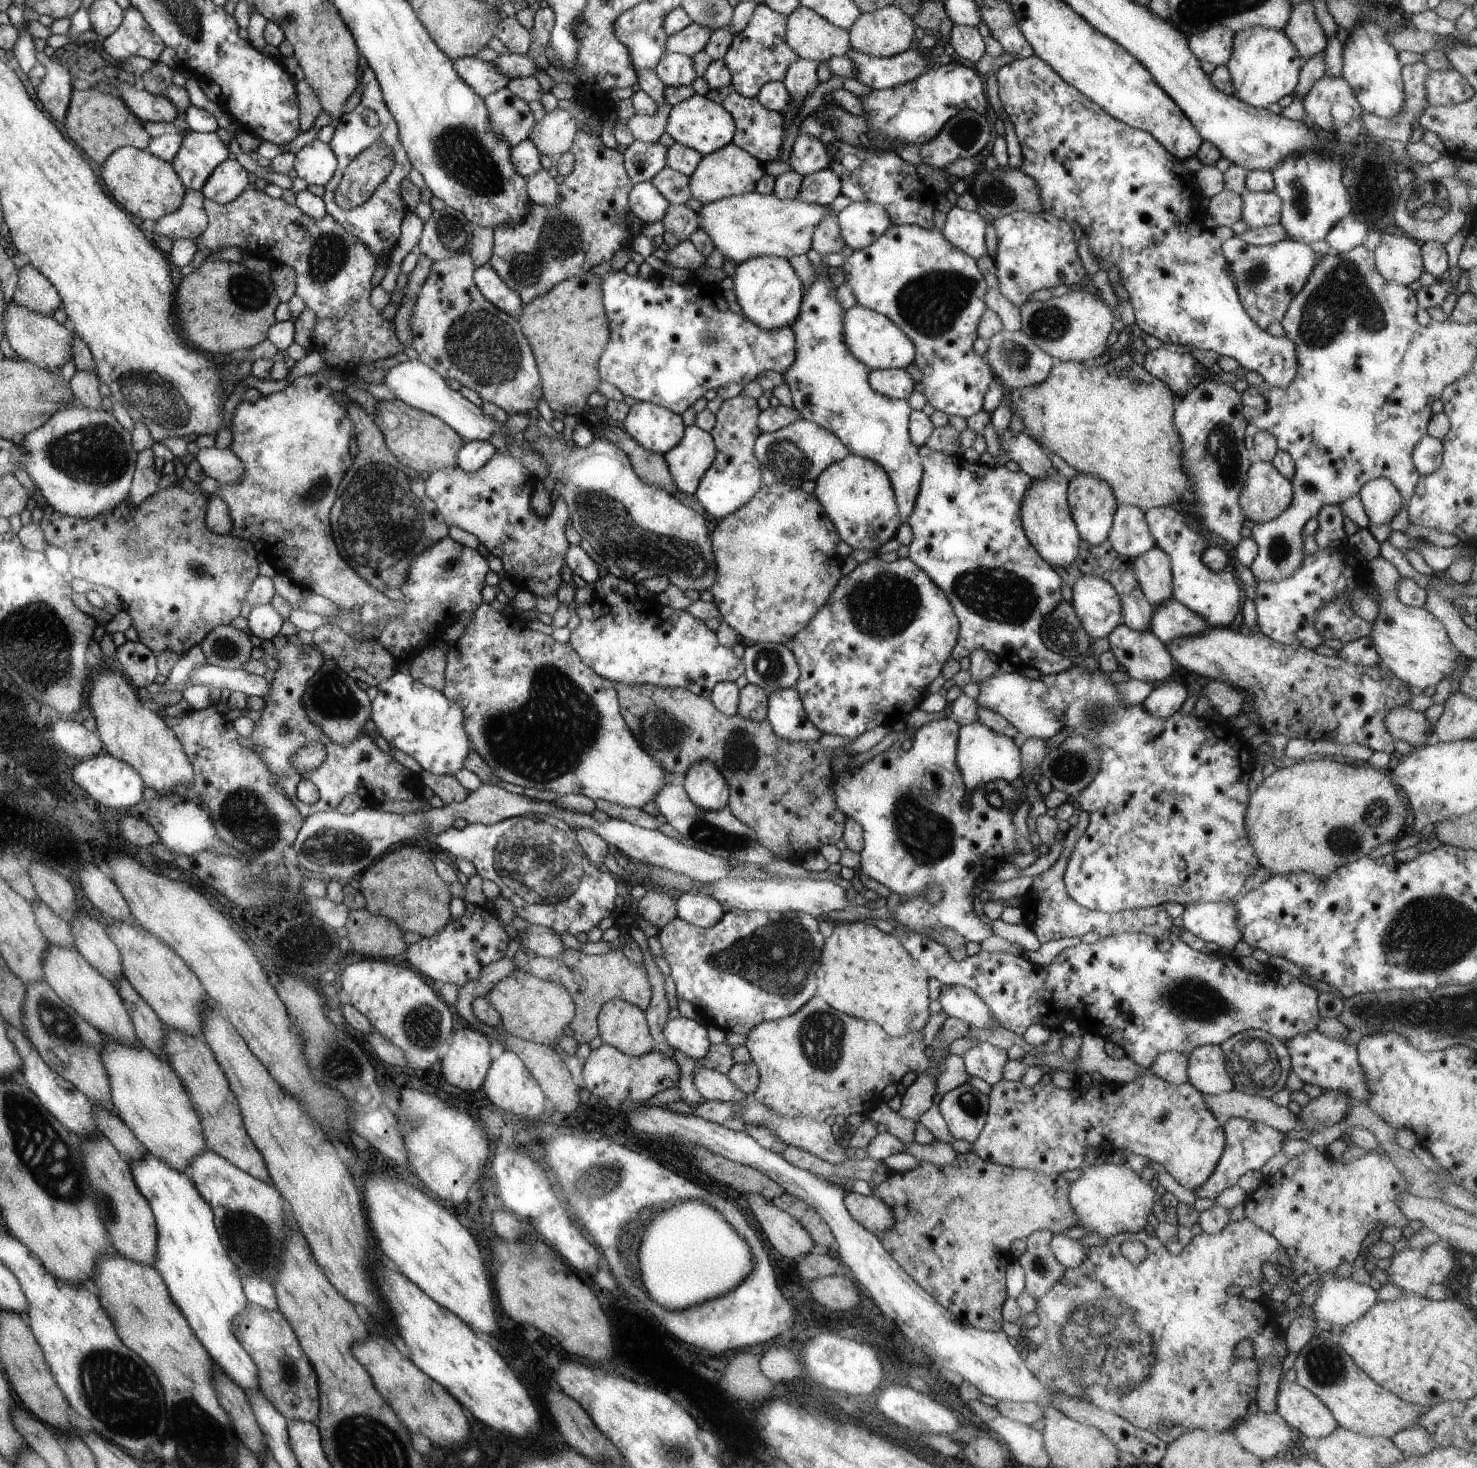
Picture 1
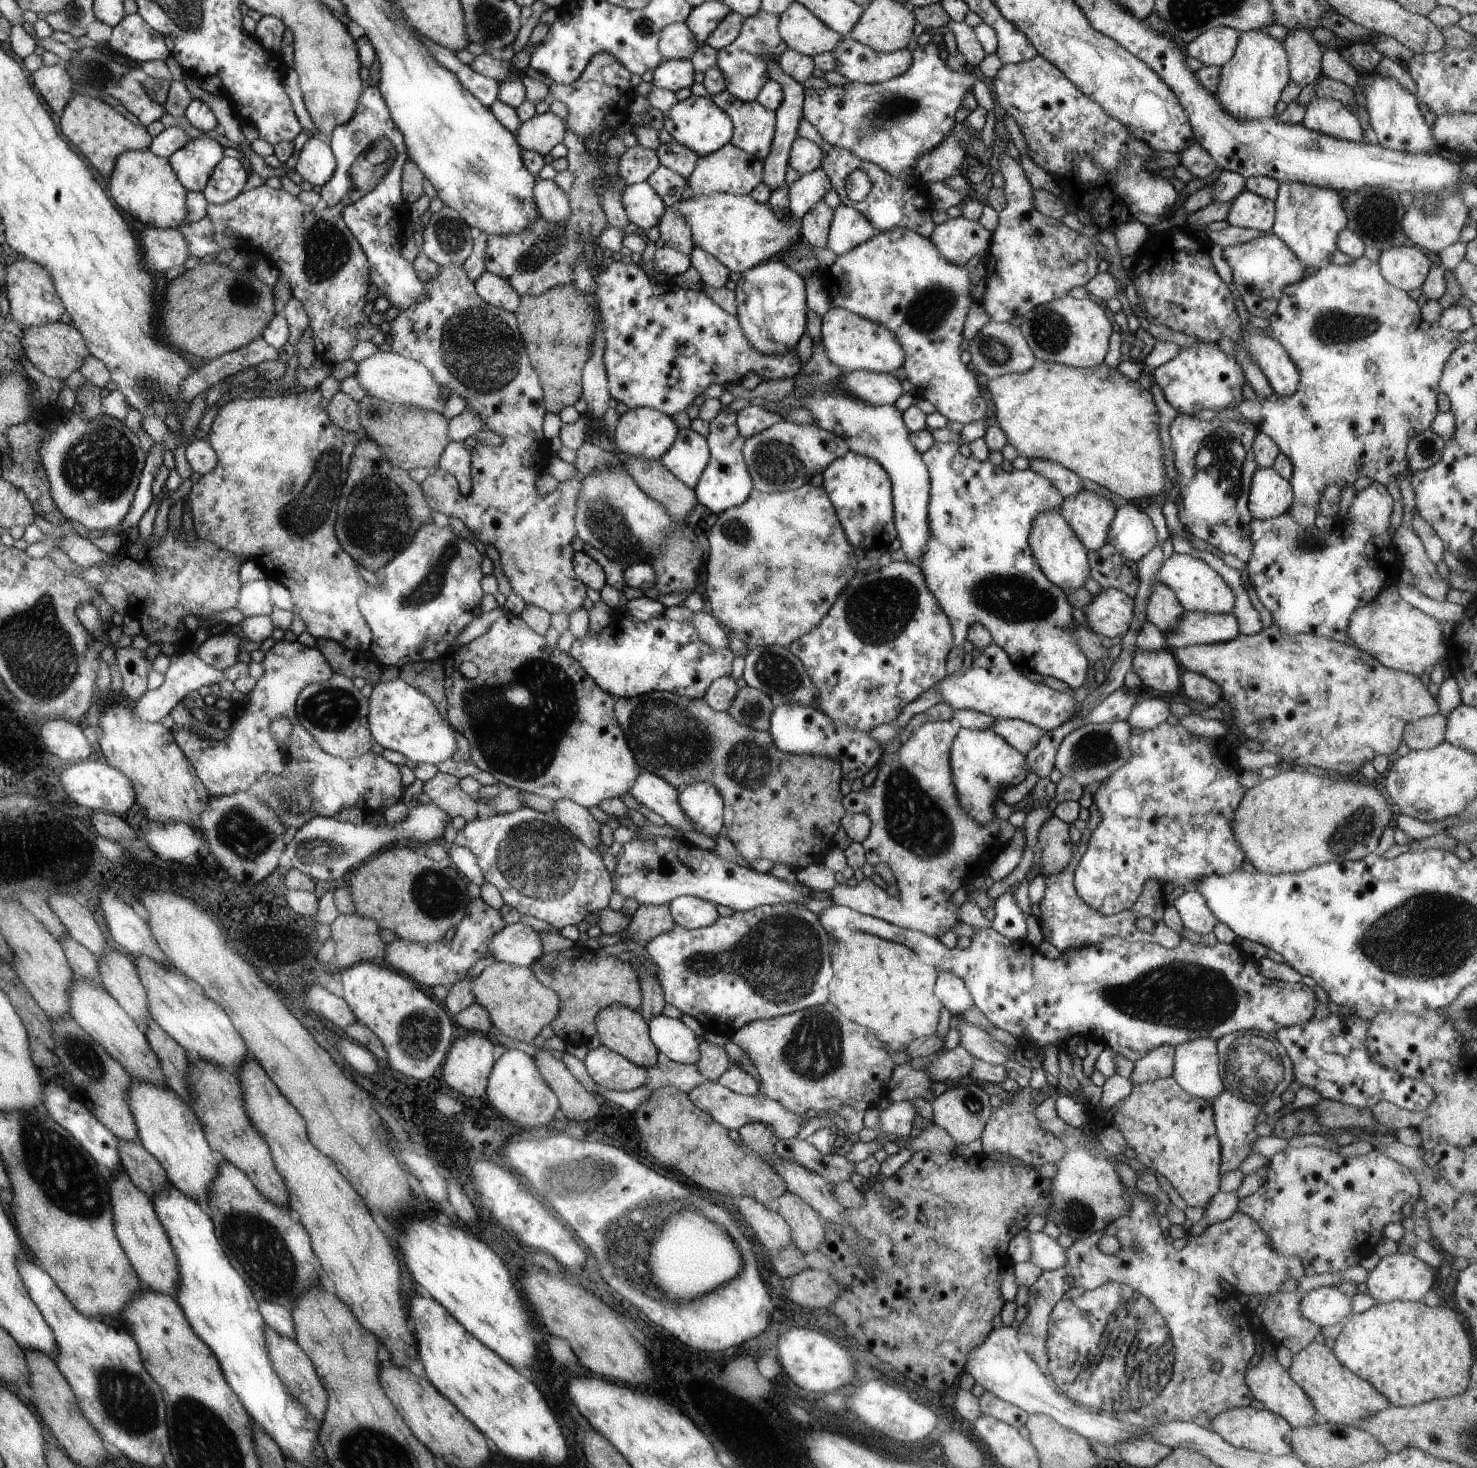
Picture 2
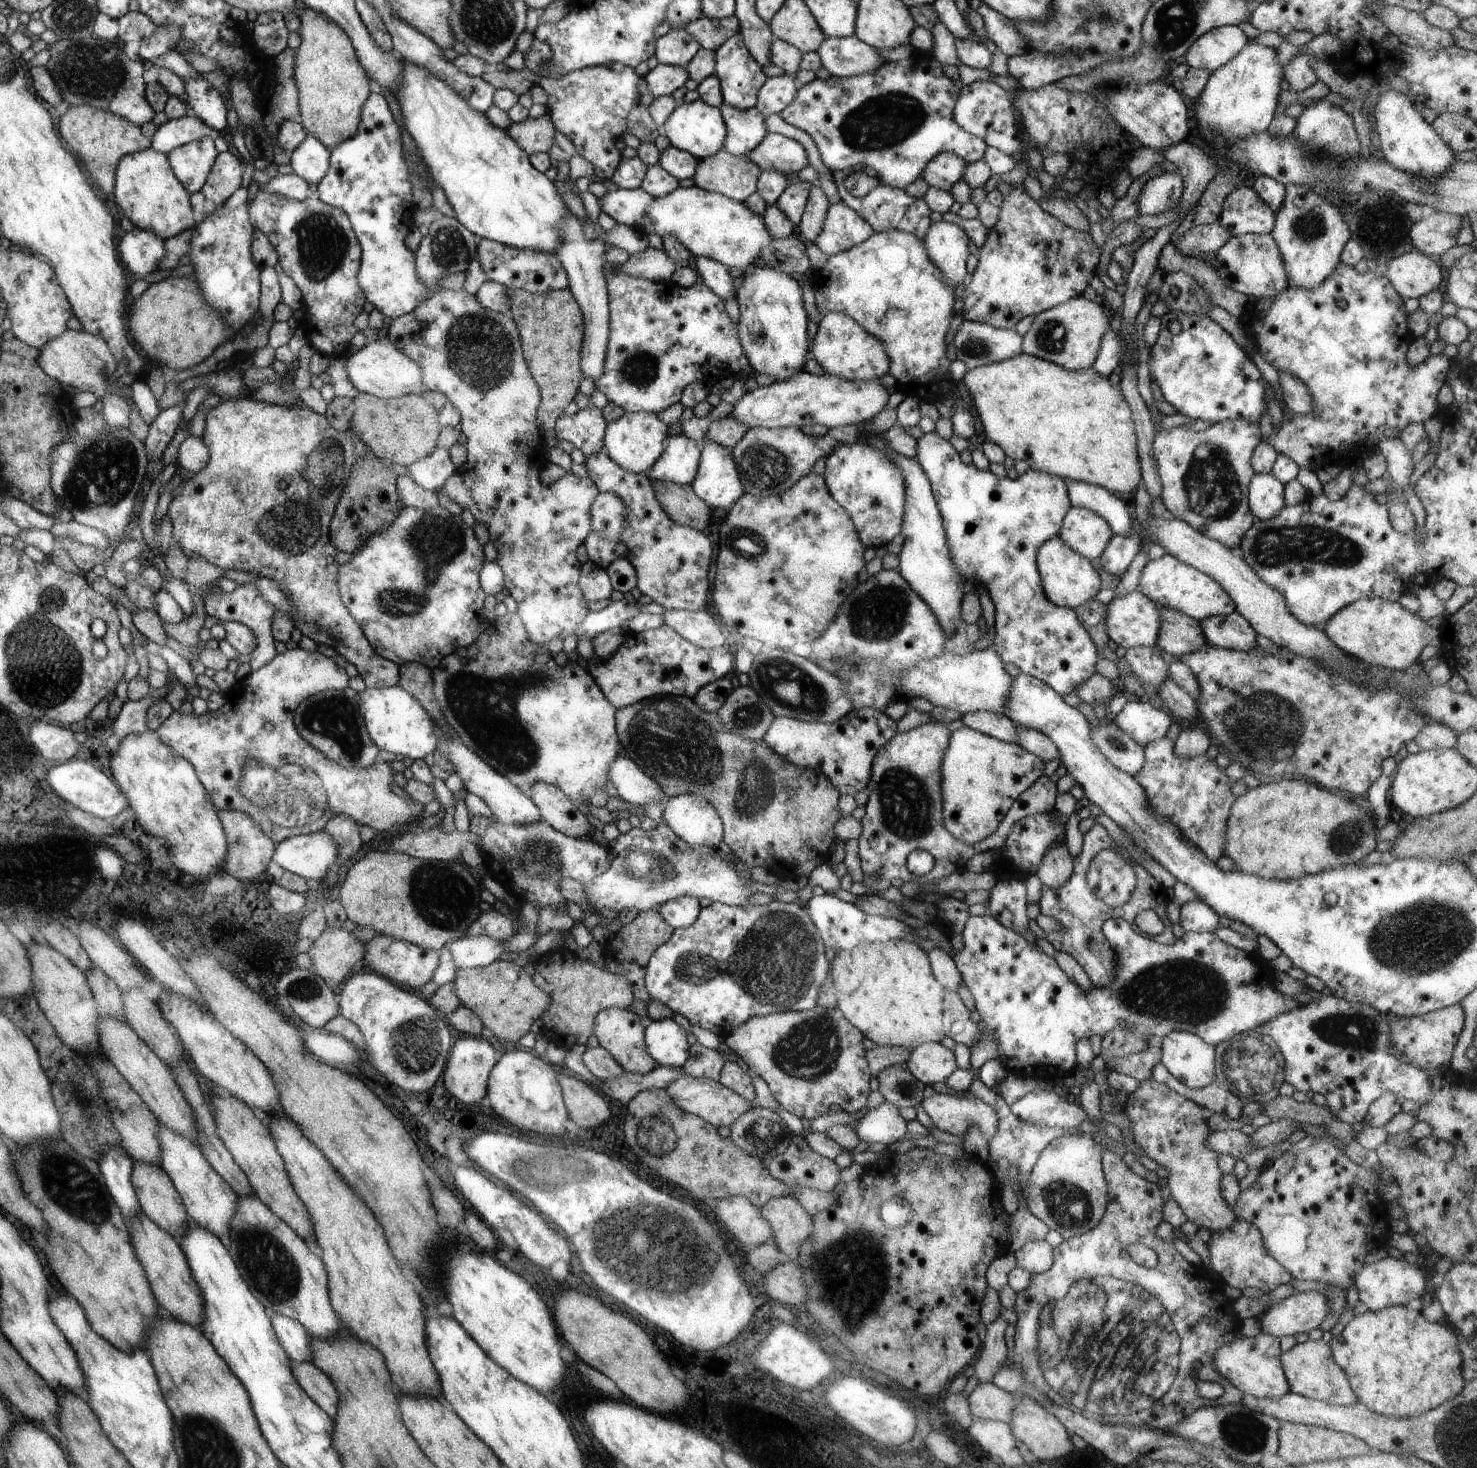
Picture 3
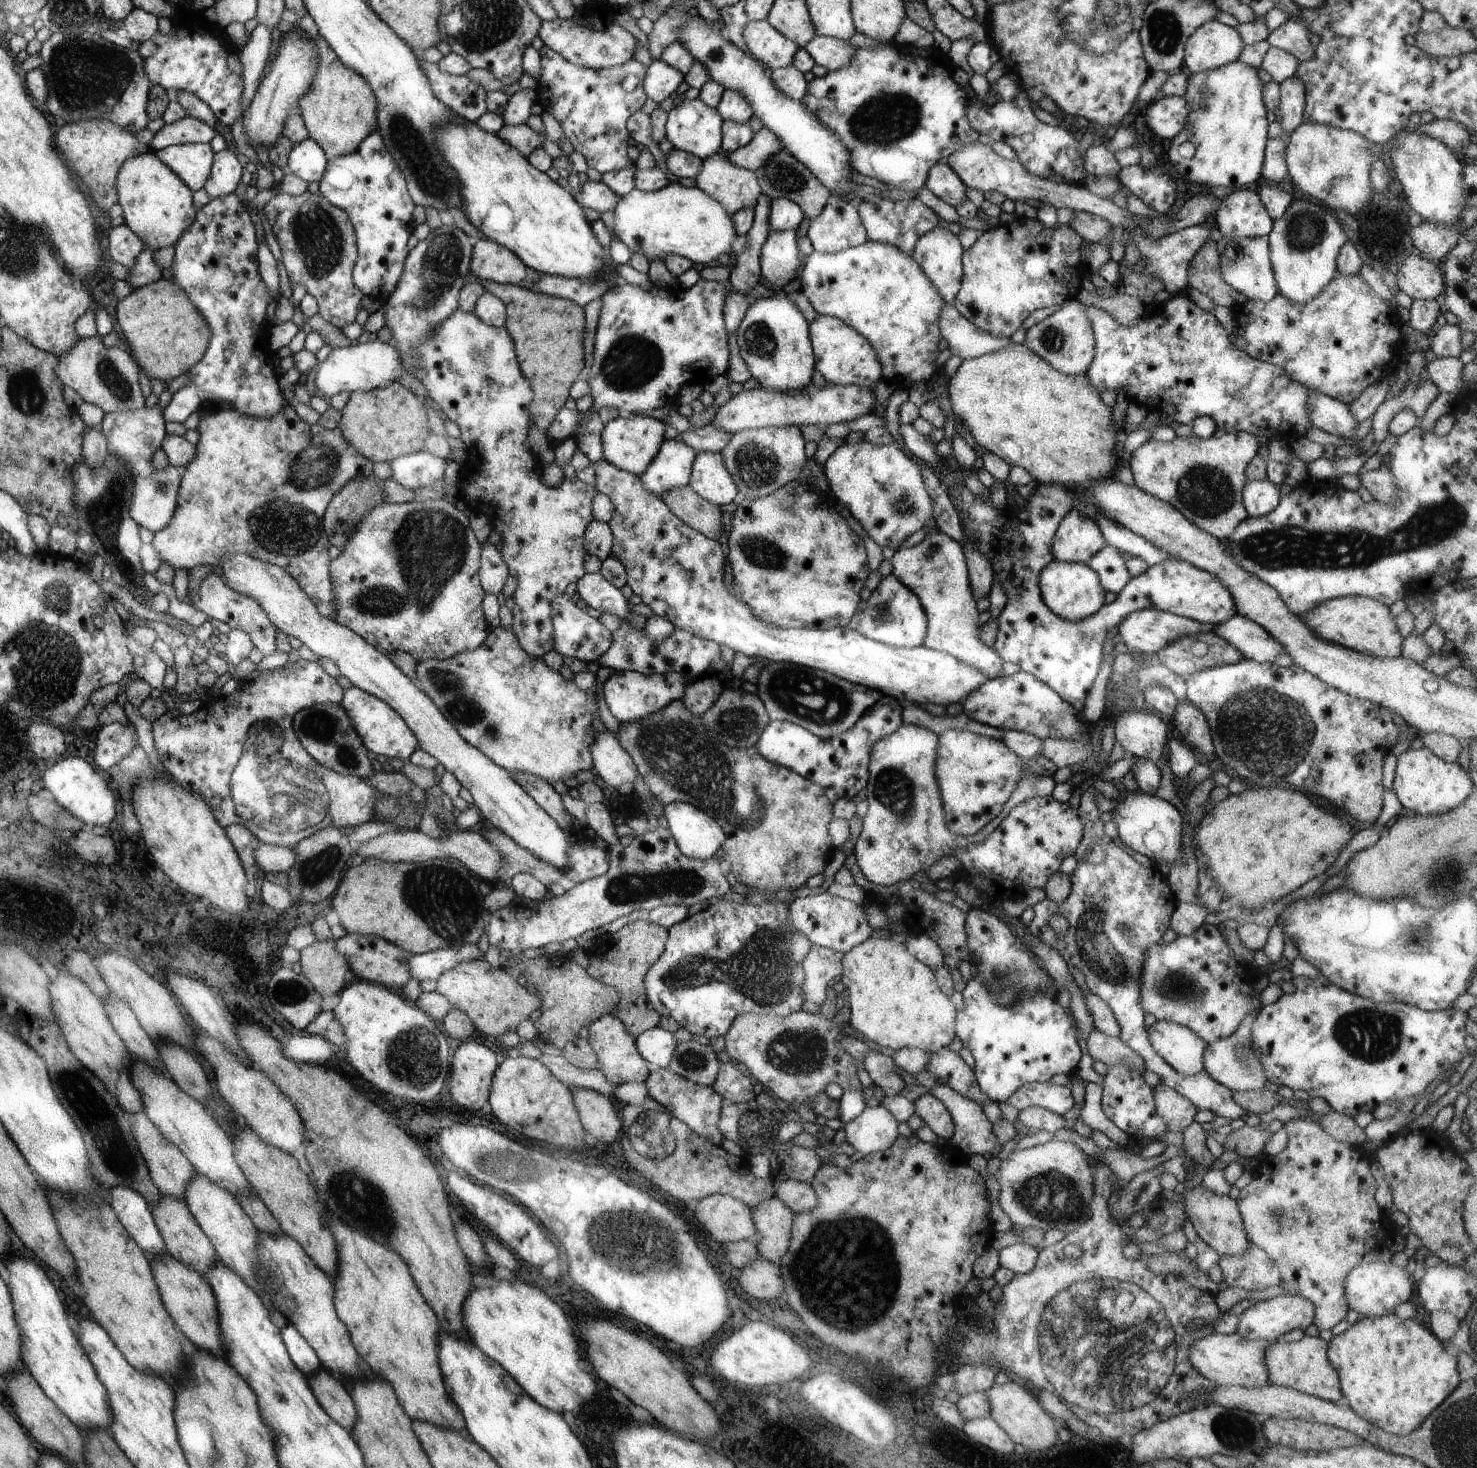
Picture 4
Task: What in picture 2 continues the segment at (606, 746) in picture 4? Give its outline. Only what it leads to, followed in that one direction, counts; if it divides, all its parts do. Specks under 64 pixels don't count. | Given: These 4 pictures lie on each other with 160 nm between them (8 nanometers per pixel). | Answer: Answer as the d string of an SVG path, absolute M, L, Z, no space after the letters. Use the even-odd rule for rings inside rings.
M647 771L639 773L630 791L638 803L660 815L666 821L666 825L682 832L696 832L696 826L688 820L688 816L680 807L680 792L681 790L674 788L671 783Z

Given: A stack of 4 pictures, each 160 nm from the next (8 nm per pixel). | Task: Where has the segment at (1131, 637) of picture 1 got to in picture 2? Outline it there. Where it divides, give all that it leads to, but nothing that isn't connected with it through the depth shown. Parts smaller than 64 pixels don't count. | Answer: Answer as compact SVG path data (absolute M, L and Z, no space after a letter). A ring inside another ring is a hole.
M1167 647L1160 652L1136 649L1132 658L1132 670L1143 685L1148 685L1156 692L1174 694L1181 690L1180 668Z

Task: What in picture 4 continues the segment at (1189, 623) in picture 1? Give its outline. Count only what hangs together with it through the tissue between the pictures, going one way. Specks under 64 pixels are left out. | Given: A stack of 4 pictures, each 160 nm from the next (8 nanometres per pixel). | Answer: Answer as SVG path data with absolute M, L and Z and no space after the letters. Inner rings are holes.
M1234 614L1233 618L1218 624L1213 632L1232 644L1244 659L1254 662L1272 662L1276 665L1280 656L1287 654L1284 646L1276 642L1276 638L1272 638L1262 626L1240 614Z

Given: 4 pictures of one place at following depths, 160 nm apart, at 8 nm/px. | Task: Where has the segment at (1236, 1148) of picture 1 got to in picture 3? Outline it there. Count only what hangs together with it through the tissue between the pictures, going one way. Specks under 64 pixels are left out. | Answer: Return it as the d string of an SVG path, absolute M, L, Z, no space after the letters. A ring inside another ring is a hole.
M1158 1062L1152 1070L1152 1079L1159 1084L1168 1086L1170 1090L1174 1090L1176 1094L1180 1094L1182 1098L1188 1098L1192 1102L1196 1102L1198 1106L1208 1109L1211 1113L1226 1116L1226 1118L1237 1120L1243 1115L1243 1104L1241 1100L1228 1091L1226 1086L1223 1086L1215 1079L1204 1088L1188 1088L1182 1082L1179 1082L1170 1072L1164 1067L1162 1062Z

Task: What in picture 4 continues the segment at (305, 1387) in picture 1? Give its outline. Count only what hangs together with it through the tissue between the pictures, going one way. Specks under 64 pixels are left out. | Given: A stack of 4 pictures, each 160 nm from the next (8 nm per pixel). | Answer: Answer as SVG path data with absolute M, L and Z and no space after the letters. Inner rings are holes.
M324 1369L309 1380L315 1398L322 1404L323 1410L348 1432L354 1430L359 1422L359 1412L344 1382Z

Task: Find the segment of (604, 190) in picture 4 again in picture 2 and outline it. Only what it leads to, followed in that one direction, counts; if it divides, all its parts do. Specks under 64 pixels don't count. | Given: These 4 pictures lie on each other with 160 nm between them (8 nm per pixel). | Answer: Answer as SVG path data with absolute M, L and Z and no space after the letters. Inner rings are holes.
M647 181L628 185L622 192L622 204L630 223L634 223L645 232L659 225L660 218L667 213L668 208Z

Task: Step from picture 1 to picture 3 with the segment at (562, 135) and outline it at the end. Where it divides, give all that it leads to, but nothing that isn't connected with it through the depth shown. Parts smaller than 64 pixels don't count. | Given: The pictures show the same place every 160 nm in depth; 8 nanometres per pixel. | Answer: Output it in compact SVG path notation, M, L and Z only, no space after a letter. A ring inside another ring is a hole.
M548 114L540 118L529 117L520 123L511 123L506 132L527 152L529 156L535 153L548 153L554 145L556 128Z

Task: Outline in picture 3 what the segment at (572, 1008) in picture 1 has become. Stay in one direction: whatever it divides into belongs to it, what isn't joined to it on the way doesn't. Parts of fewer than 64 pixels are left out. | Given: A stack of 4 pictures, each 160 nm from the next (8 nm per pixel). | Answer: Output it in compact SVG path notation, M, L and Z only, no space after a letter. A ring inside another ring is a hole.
M509 959L493 962L485 967L460 969L452 982L456 996L462 1005L474 1011L486 1028L500 1040L517 1043L532 1024L550 1009L552 997L546 994L528 974L525 967L516 965Z

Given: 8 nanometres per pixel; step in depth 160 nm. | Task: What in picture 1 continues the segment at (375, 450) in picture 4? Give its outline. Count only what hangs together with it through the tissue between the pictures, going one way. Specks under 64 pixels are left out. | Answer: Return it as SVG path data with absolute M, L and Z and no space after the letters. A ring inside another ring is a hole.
M400 399L380 401L373 416L380 430L386 435L387 446L405 467L411 467L417 473L449 468L458 471L459 452L466 442L463 437L443 419L428 411L417 409Z

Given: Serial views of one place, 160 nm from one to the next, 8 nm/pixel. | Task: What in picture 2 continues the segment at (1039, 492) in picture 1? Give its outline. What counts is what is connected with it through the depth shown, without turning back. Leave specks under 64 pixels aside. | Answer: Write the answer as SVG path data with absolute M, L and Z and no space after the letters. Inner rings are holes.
M1050 512L1048 516L1046 514L1040 516L1032 526L1029 542L1037 566L1040 566L1044 576L1054 586L1060 586L1060 590L1067 595L1073 590L1084 587L1090 577L1088 551L1076 538L1076 534L1068 526L1066 518L1062 518L1061 512Z

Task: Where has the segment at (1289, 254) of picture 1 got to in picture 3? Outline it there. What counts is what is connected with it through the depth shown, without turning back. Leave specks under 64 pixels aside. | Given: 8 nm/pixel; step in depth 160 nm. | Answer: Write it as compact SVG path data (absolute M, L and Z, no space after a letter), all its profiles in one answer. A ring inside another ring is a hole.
M1271 233L1236 235L1221 246L1216 256L1220 260L1219 277L1229 288L1256 299L1272 299L1282 290L1288 289L1289 280L1284 259Z

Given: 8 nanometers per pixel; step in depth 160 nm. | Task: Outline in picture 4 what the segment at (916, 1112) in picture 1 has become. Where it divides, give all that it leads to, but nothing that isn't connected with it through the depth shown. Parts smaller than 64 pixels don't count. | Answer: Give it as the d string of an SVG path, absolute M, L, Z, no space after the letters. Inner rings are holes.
M884 1106L866 1107L864 1112L848 1124L844 1124L847 1142L868 1156L886 1151L899 1136L898 1122Z

